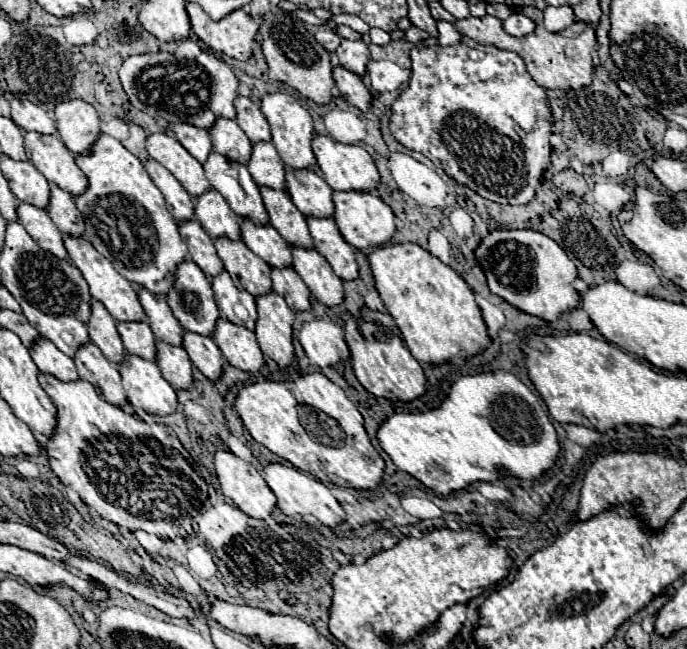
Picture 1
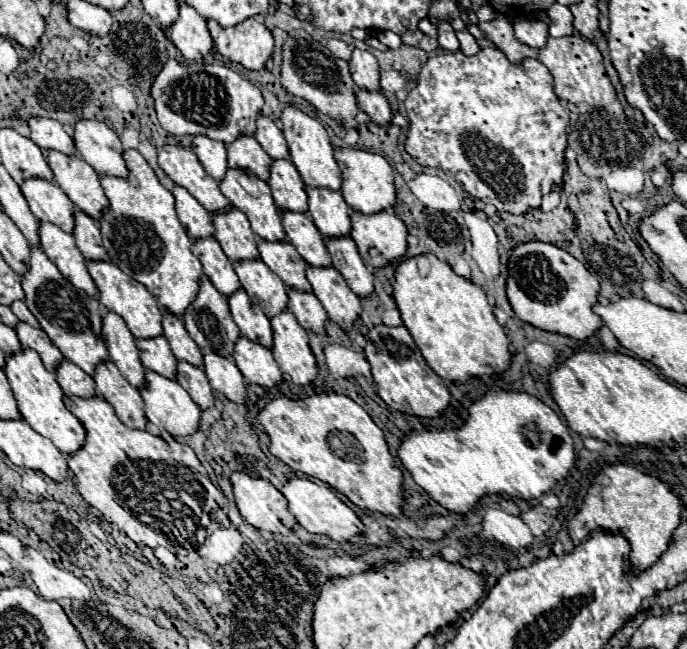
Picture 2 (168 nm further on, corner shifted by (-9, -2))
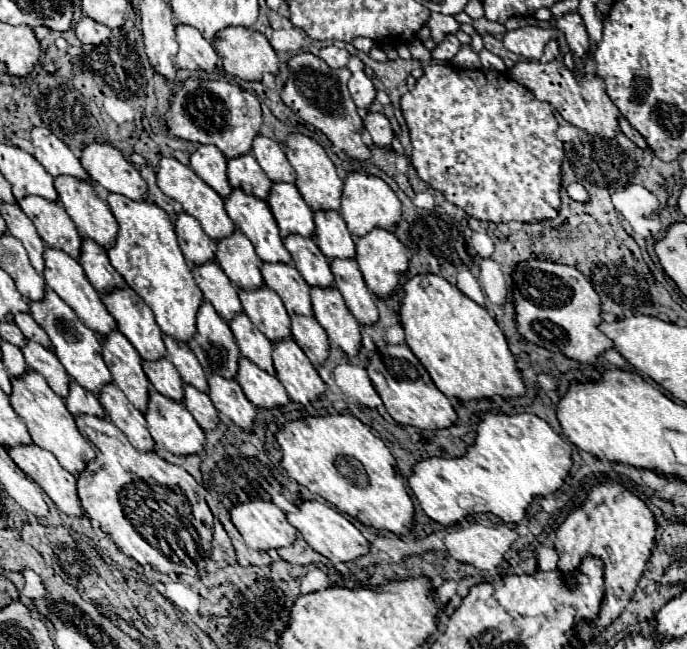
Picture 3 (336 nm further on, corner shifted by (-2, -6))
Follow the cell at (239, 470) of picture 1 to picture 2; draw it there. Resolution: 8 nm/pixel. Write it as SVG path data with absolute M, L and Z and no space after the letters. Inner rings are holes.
M244 472L232 474L232 486L240 516L258 530L290 534L296 518L288 512L286 498L268 480L252 478Z

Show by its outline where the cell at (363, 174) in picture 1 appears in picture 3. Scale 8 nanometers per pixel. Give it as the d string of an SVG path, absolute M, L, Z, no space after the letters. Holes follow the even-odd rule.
M351 170L351 172L347 172L347 178L345 178L339 214L343 216L351 234L363 236L373 228L385 228L385 230L393 228L401 218L401 202L395 196L395 192L379 176Z

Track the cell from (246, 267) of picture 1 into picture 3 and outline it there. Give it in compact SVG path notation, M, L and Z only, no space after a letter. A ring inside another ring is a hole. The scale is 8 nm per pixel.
M261 286L255 290L239 288L237 292L239 292L245 314L269 340L275 342L291 334L289 314L275 290Z

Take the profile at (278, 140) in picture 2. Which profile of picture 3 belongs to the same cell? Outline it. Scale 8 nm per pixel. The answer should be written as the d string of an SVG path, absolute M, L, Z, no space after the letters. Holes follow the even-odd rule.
M267 136L253 140L253 156L273 182L295 182L295 170L287 162L283 146Z

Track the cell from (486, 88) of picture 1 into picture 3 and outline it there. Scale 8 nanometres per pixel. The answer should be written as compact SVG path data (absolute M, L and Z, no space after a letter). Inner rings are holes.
M429 64L423 66L423 76L415 82L413 90L409 90L407 94L403 94L401 98L401 112L403 118L407 122L409 134L411 134L411 144L413 144L413 152L411 152L411 164L417 170L419 178L425 180L427 184L431 184L435 190L439 190L449 202L453 202L455 206L463 208L469 216L477 218L477 220L489 220L489 222L511 222L511 220L519 220L519 222L535 222L535 220L545 220L545 218L555 218L559 212L559 188L561 188L561 160L563 160L563 142L555 136L557 132L557 120L553 116L553 110L547 102L539 102L535 100L533 92L527 90L525 86L521 86L519 82L511 80L507 74L497 72L497 70L463 70L463 68L455 68L451 64Z

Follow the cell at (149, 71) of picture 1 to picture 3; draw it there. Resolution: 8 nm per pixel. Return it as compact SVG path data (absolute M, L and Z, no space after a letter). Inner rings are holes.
M187 78L181 82L169 104L169 120L163 120L167 134L189 142L213 144L227 158L237 158L251 152L251 142L259 134L259 126L261 106L255 94L225 80L207 78Z

